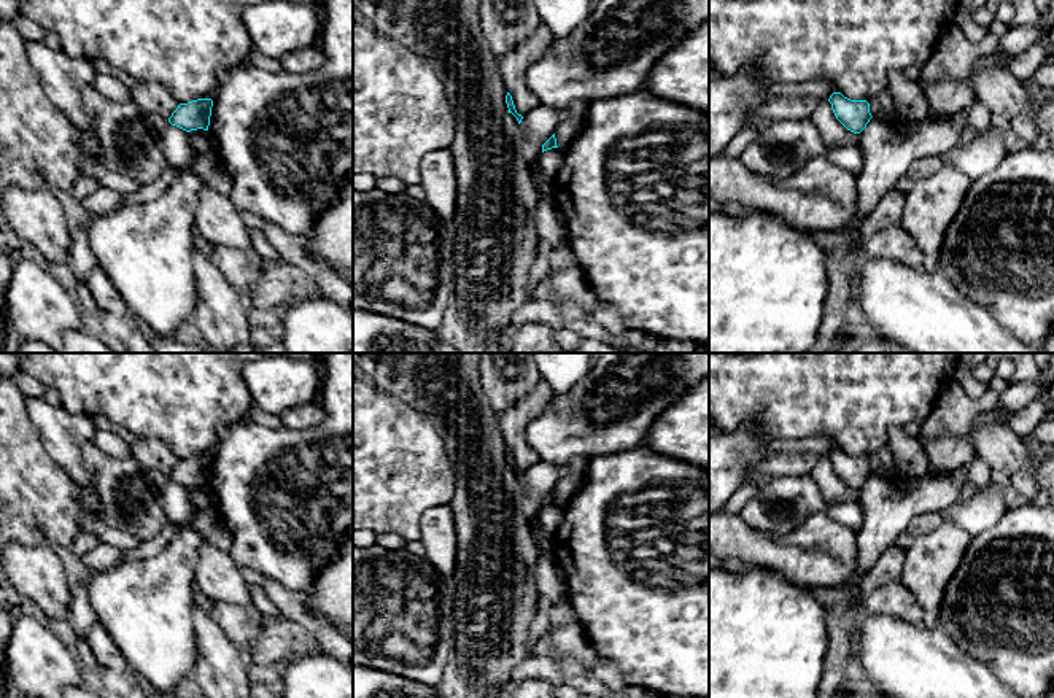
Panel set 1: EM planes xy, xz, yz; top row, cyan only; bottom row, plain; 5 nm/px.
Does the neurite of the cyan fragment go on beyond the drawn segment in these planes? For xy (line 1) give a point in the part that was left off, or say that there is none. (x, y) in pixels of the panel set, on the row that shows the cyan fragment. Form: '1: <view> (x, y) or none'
1: none

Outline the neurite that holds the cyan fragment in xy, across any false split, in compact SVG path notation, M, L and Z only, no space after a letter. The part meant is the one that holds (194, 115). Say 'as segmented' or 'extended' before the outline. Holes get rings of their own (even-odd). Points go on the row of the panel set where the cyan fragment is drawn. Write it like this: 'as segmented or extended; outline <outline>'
as segmented; outline M197 99L188 103L180 103L178 108L169 118L169 122L186 132L197 129L208 130L211 107L211 99Z

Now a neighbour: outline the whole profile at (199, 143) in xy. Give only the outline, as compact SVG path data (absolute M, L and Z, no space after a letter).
M203 129L191 130L189 140L191 140L192 154L207 156L207 157L216 154L211 149Z

